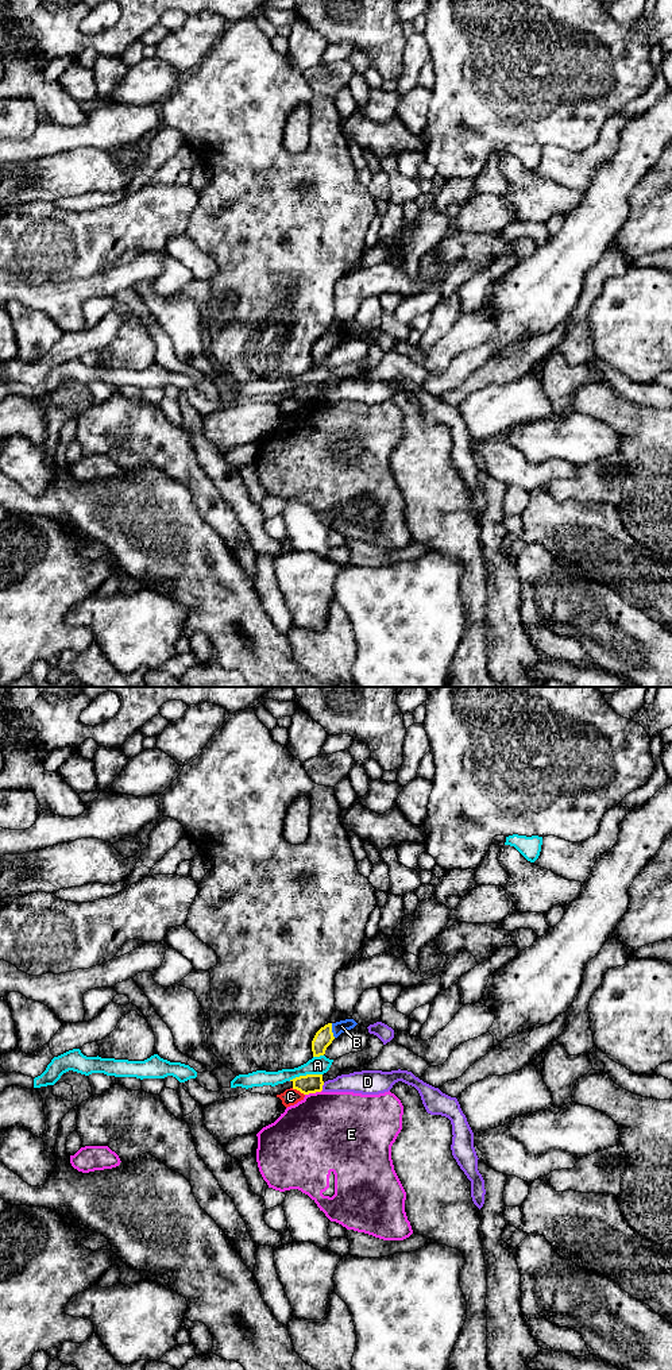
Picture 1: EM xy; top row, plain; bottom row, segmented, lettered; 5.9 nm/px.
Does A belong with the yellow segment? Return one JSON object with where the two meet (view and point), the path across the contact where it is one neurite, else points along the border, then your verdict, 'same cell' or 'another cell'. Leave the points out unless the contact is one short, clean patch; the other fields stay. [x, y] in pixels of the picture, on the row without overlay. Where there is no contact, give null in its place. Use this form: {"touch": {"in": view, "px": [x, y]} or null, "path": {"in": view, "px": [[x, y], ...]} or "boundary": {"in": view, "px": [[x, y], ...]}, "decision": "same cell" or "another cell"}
{"touch": {"in": "xy", "px": [306, 384]}, "boundary": {"in": "xy", "px": [[321, 382], [300, 384], [289, 389]]}, "decision": "another cell"}

